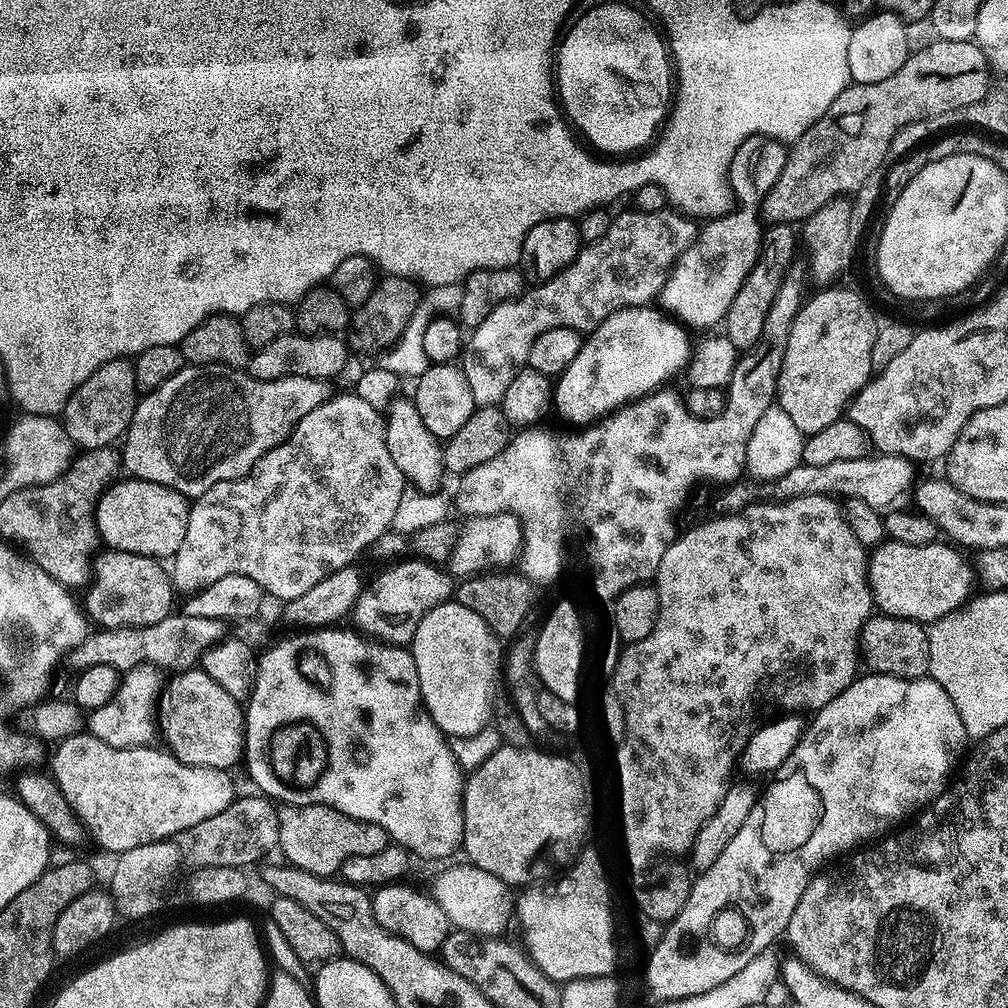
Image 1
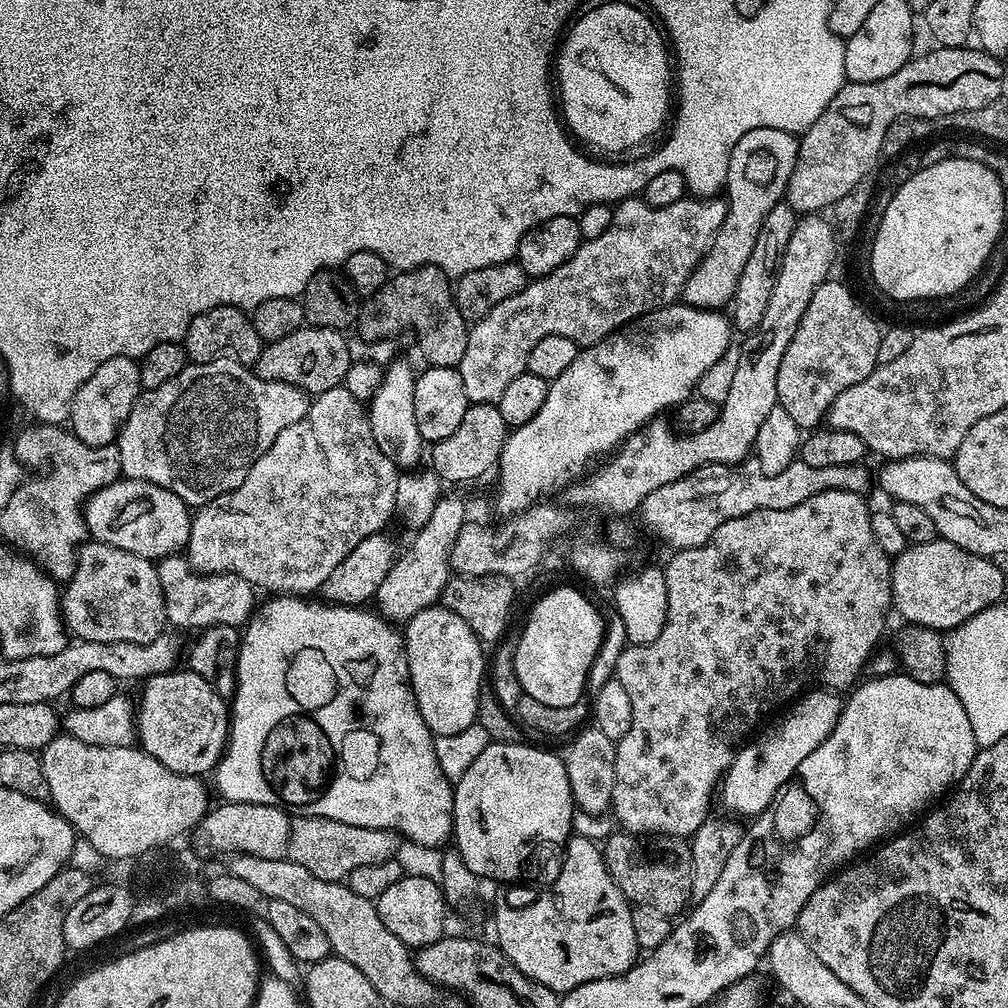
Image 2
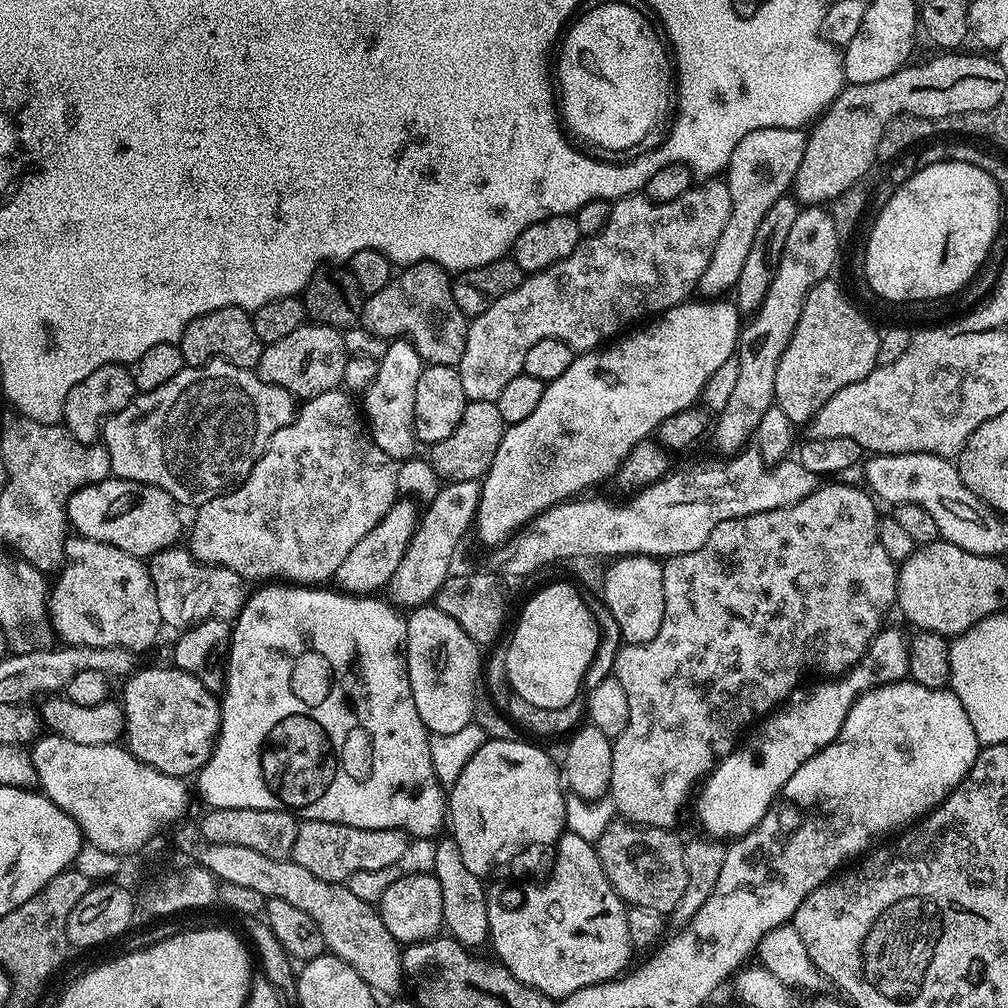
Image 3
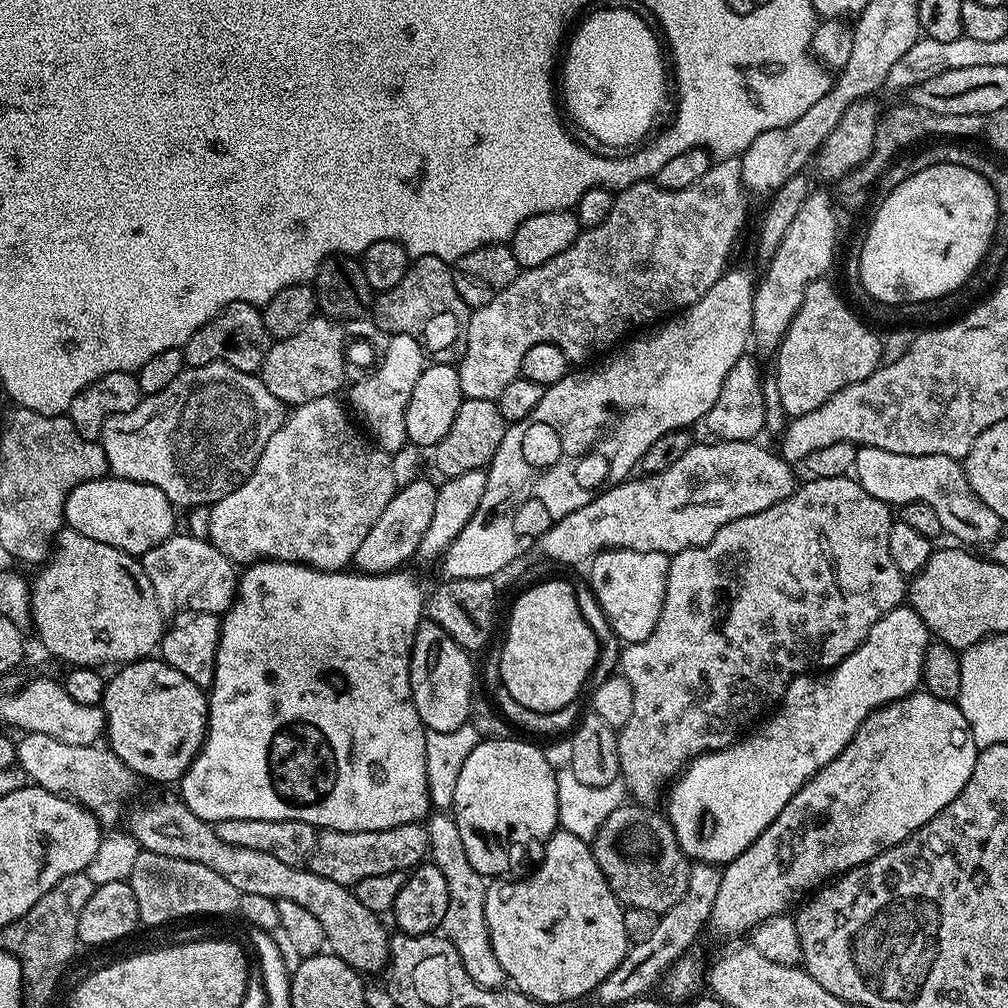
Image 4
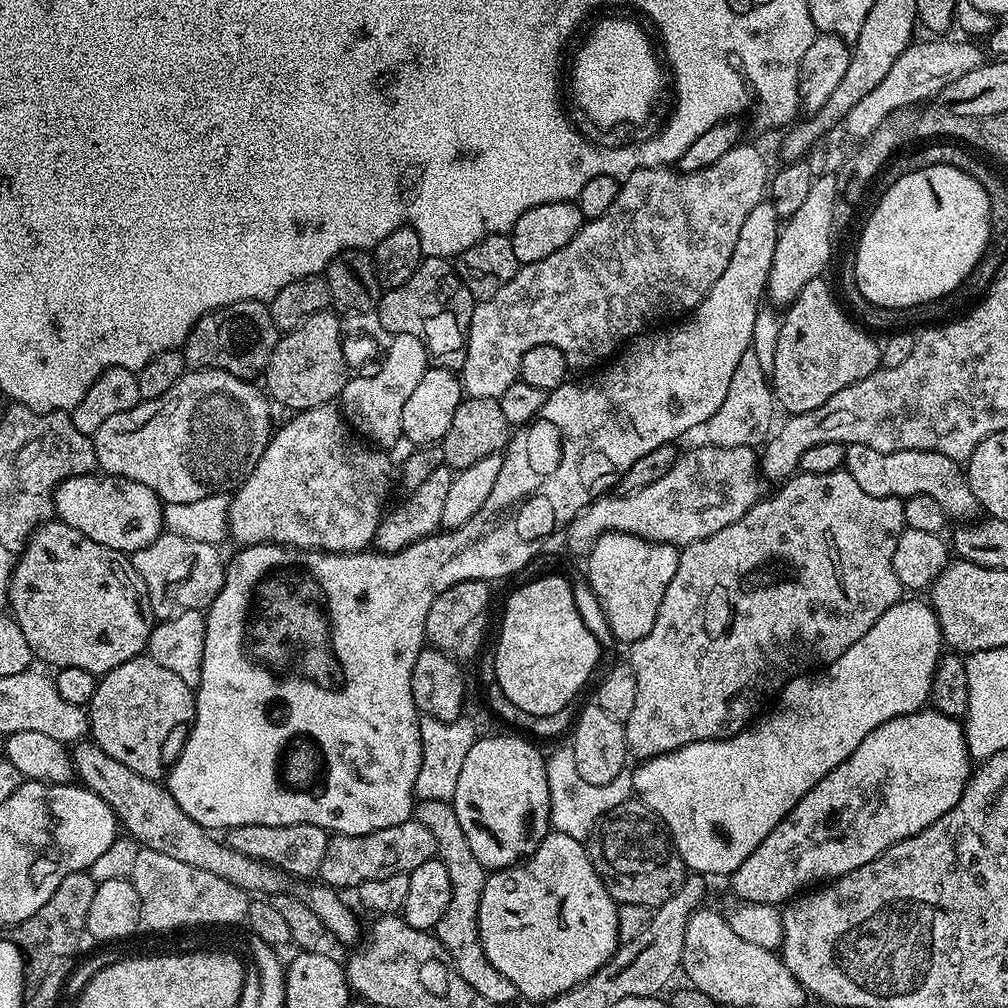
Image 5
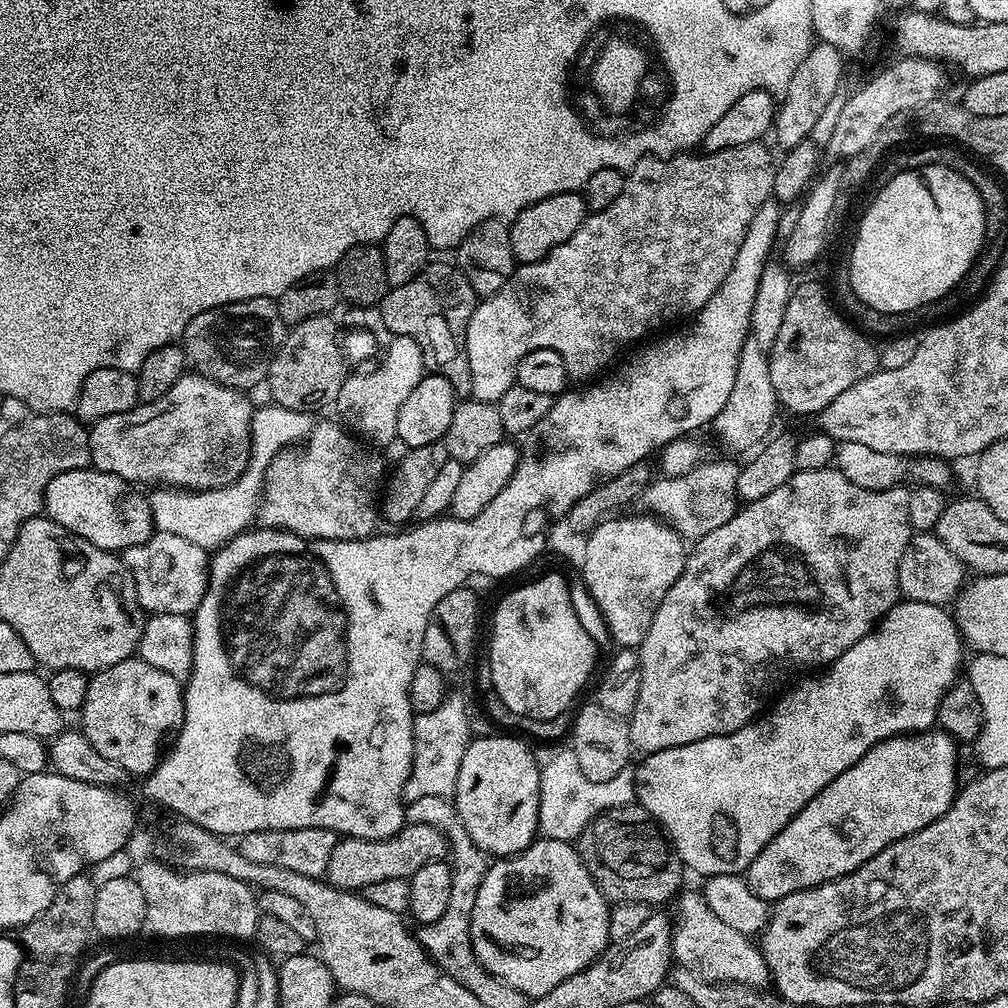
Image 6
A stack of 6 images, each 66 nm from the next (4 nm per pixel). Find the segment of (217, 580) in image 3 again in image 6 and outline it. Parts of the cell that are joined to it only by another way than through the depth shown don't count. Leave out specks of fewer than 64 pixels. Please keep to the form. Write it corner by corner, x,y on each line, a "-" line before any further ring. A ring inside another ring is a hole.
153,531
146,542
124,549
122,559
134,578
138,602
145,613
188,616
195,613
208,589
209,549
194,546
187,538
178,538
178,534

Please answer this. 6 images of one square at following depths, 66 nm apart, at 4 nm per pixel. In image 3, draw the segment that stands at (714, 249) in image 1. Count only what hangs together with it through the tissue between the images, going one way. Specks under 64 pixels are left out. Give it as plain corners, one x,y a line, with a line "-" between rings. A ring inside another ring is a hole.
763,128
754,130
734,146
734,154
730,154
730,162
726,169
726,183
732,199
732,213
726,222
726,230
722,232
722,238
715,246
712,262
706,274
700,280
699,291
708,298
720,298
731,293
738,282
738,274
742,274
742,266
754,242
754,233
762,223
762,218
778,198
782,198
795,185
798,166
802,166
802,154
804,153
805,137
798,134
794,128

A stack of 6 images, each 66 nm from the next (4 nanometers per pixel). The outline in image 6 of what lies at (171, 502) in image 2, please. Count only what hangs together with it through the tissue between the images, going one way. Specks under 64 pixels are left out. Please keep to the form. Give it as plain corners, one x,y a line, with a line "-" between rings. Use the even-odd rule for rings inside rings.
91,466
79,468
58,474
50,482
50,486
46,486
44,512
49,520
58,522
66,530
86,538
86,542
94,542
94,546
98,546
102,550
120,554
130,546
138,546
142,542
146,542
151,538
154,531
148,496
140,492
143,491
139,487
133,486
121,476
115,476
109,472
100,472

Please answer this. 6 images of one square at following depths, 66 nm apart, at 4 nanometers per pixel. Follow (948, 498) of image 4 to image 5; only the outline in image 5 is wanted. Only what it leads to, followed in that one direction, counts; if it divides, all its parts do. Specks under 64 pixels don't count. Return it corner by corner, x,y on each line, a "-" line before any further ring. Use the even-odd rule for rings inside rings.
861,444
847,445
844,454
844,468
874,498
899,496
907,498
914,494
930,494
938,506
950,518
964,522
975,517
978,505
966,479
966,472
957,461
946,458
946,454
926,450
902,450
901,452
879,452

